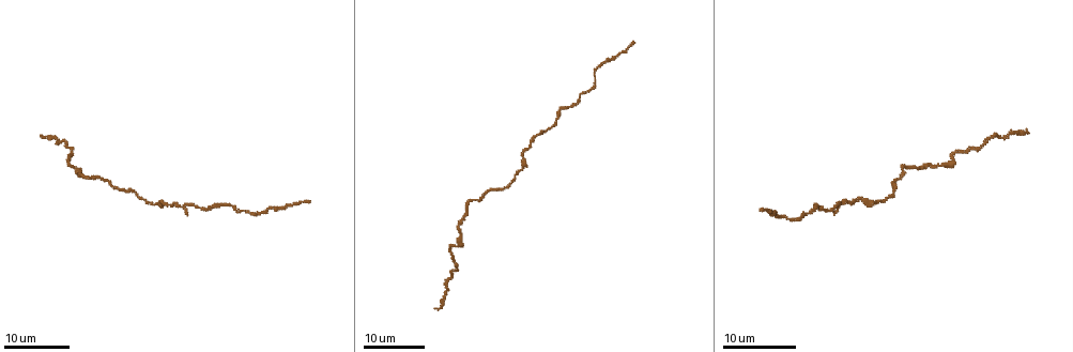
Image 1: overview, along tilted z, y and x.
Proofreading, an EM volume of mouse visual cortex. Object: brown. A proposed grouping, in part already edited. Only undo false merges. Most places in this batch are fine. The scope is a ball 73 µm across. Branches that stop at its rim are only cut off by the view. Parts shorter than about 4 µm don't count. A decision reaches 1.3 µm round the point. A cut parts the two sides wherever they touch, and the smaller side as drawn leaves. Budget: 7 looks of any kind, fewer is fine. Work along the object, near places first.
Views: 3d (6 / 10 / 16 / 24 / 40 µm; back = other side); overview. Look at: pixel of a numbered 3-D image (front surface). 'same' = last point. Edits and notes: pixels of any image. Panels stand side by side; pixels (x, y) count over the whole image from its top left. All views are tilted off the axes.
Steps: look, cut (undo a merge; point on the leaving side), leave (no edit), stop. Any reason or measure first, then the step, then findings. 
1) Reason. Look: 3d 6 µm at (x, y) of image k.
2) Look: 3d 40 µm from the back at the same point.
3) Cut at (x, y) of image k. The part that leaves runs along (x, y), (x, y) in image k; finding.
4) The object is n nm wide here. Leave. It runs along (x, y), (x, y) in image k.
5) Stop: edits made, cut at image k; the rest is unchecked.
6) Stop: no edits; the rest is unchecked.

Thick turns thin. Look: 3d 16 µm at (578, 96) of image 1.

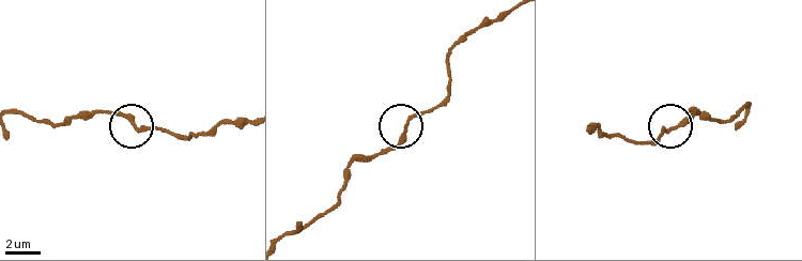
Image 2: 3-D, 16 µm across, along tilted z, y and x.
Zoom in. Look: 3d 10 µm at (138, 127) of image 2.

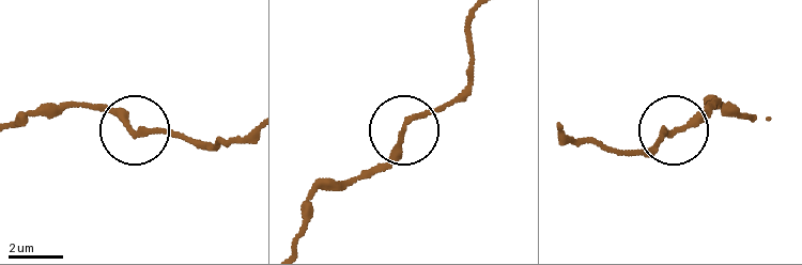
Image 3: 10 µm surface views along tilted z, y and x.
The object is 190 nm wide here. Leave. It runs along (22, 121), (45, 109), (102, 109), (130, 128), (207, 142) in image 3; one neuron here.

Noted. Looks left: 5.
Calibre changes. Look: 3d 16 µm at (162, 200) of image 1.

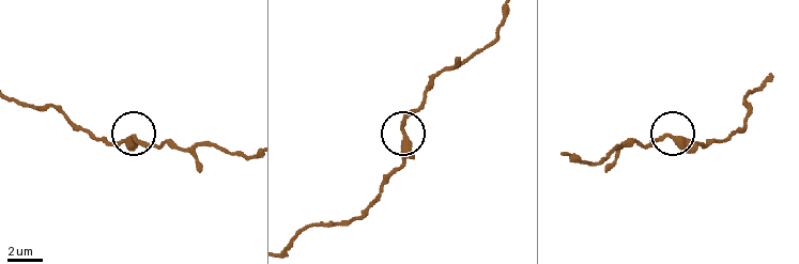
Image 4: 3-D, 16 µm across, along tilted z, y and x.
Zoom in. Look: 3d 10 µm at (403, 128) of image 4.

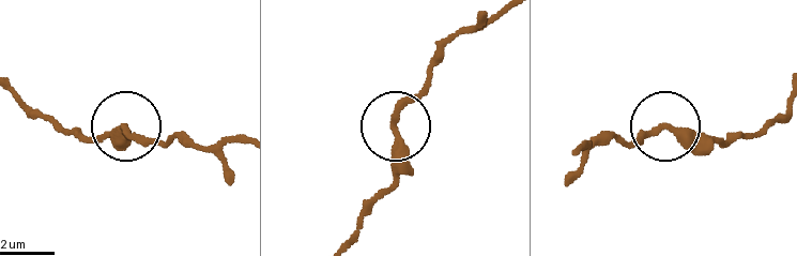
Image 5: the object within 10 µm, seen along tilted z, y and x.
The object is 280 nm wide here. Leave. It runs along (732, 138), (690, 140), (658, 125), (619, 144) in image 5; all the same neuron.

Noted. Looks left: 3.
Look: 3d 24 µm at (182, 208) of image 1.

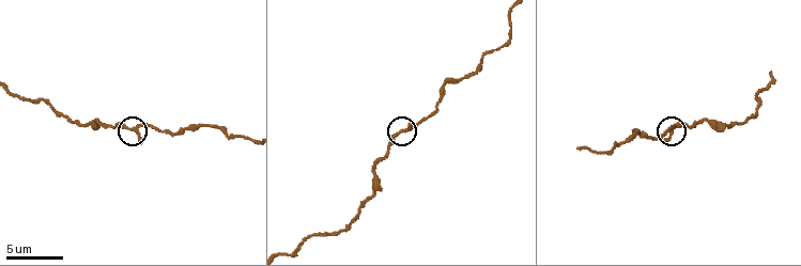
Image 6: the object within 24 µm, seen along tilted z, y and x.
Closer look. Look: 3d 10 µm at (403, 132) of image 6.

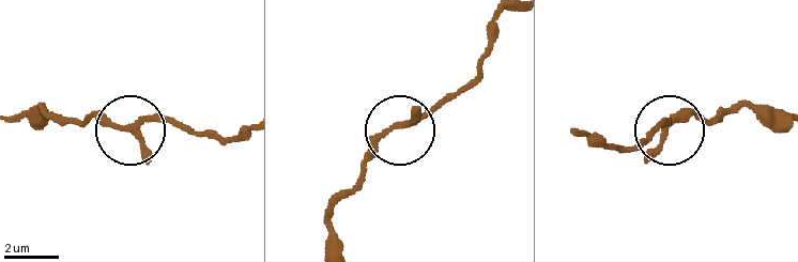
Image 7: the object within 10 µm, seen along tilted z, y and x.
Look: 3d 6 µm at (401, 125) of image 7.

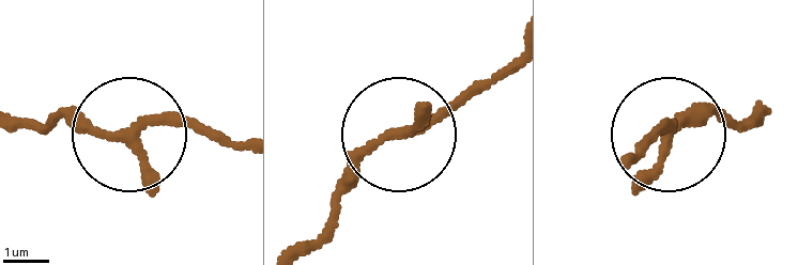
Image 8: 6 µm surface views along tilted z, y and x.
Leave. It runs along (760, 110), (740, 121), (702, 115), (643, 141) in image 8; one neuron here.

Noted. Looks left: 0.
Stop: no edits; the rest is unchecked.

